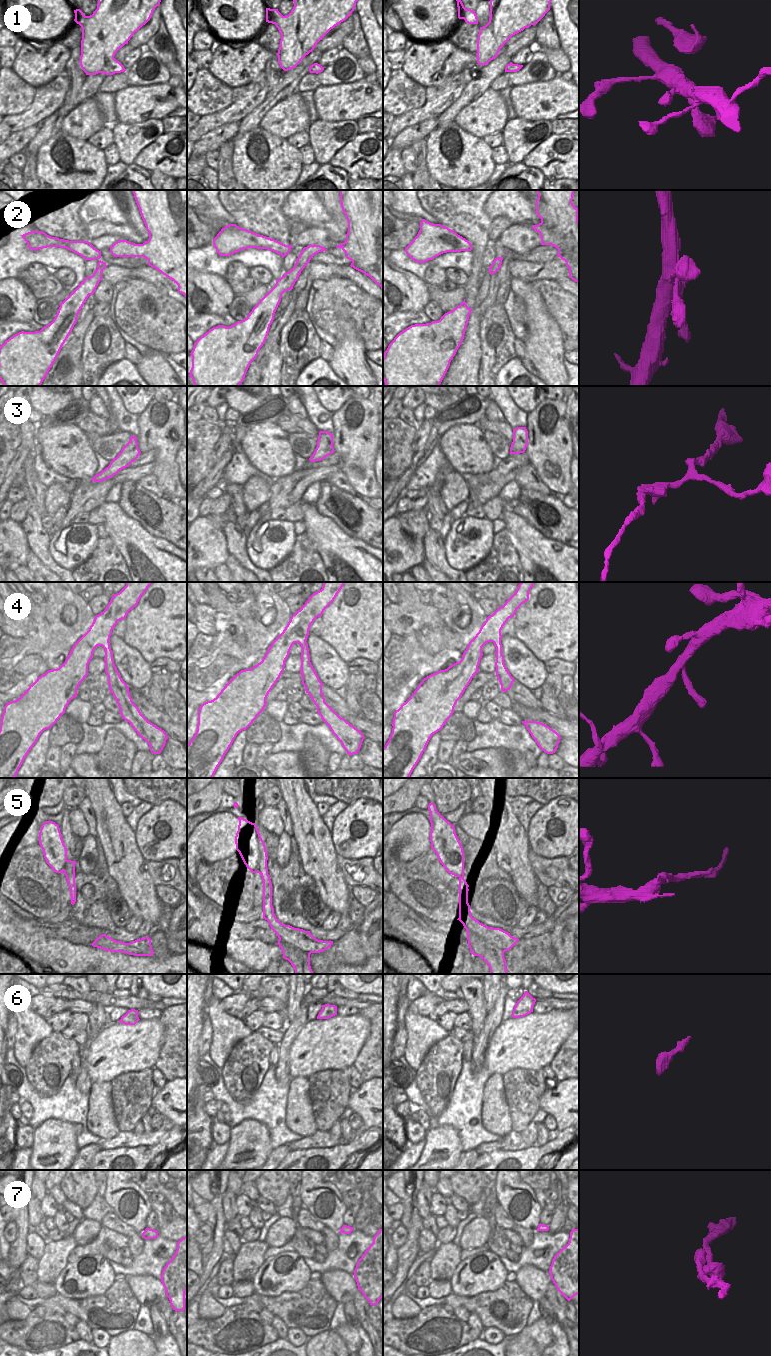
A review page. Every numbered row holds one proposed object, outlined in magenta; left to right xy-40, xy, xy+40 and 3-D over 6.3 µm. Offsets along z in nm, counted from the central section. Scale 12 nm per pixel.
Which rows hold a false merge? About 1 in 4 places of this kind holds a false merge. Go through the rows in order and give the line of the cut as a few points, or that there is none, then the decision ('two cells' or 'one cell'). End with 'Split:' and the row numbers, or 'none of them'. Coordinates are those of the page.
1: no cut | one cell
2: no cut | one cell
3: no cut | one cell
4: no cut | one cell
5: xy-40 (68, 860), (63, 870) | two cells
6: no cut | one cell
7: no cut | one cell
Split: 5

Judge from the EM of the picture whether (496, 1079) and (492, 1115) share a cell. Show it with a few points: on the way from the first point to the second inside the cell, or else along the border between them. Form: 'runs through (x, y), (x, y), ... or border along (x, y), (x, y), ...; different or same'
runs through (494, 1088), (494, 1106); same

